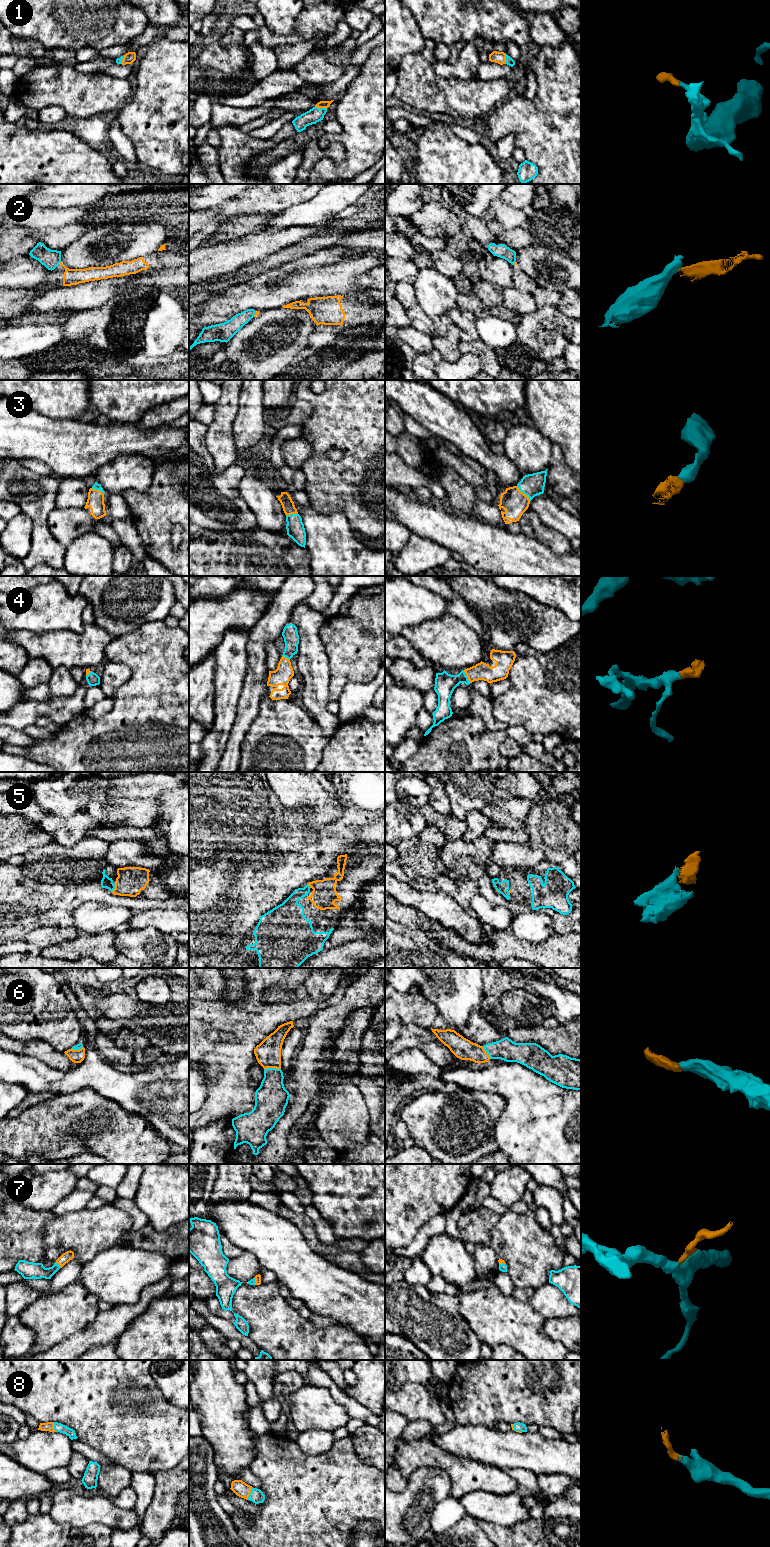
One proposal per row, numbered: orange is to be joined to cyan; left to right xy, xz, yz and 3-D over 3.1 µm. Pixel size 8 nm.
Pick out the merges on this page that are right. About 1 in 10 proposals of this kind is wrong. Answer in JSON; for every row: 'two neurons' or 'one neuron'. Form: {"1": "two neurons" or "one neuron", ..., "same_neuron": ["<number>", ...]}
{"1": "one neuron", "2": "two neurons", "3": "one neuron", "4": "one neuron", "5": "one neuron", "6": "one neuron", "7": "one neuron", "8": "one neuron", "same_neuron": ["1", "3", "4", "5", "6", "7", "8"]}

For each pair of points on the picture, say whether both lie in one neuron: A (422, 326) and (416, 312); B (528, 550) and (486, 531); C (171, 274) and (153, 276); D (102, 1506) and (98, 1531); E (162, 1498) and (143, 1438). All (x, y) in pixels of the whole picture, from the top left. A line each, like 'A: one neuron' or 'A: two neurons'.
A: one neuron
B: one neuron
C: one neuron
D: two neurons
E: two neurons

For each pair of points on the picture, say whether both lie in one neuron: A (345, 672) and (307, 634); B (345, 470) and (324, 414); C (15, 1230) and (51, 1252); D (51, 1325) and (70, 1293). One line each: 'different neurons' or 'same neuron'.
A: different neurons
B: same neuron
C: different neurons
D: same neuron

